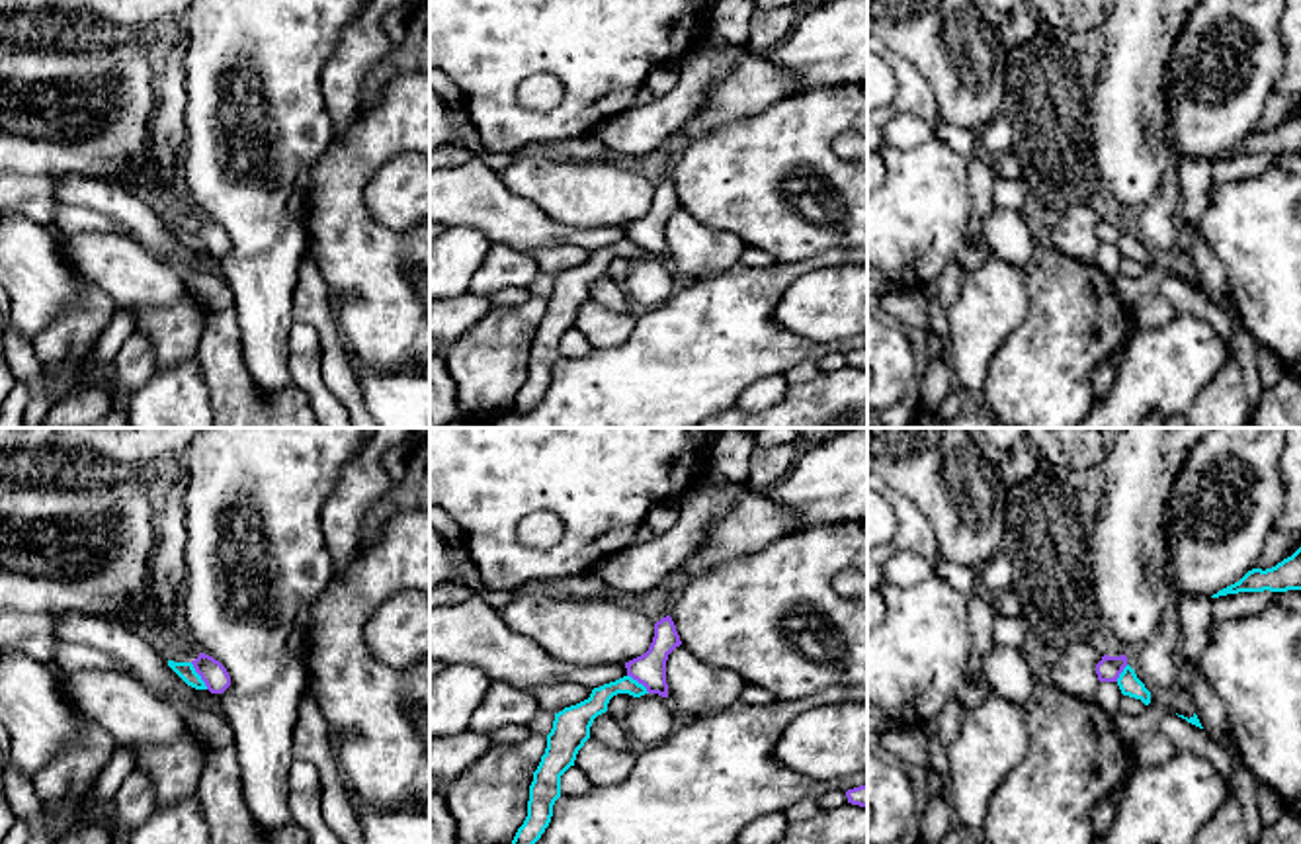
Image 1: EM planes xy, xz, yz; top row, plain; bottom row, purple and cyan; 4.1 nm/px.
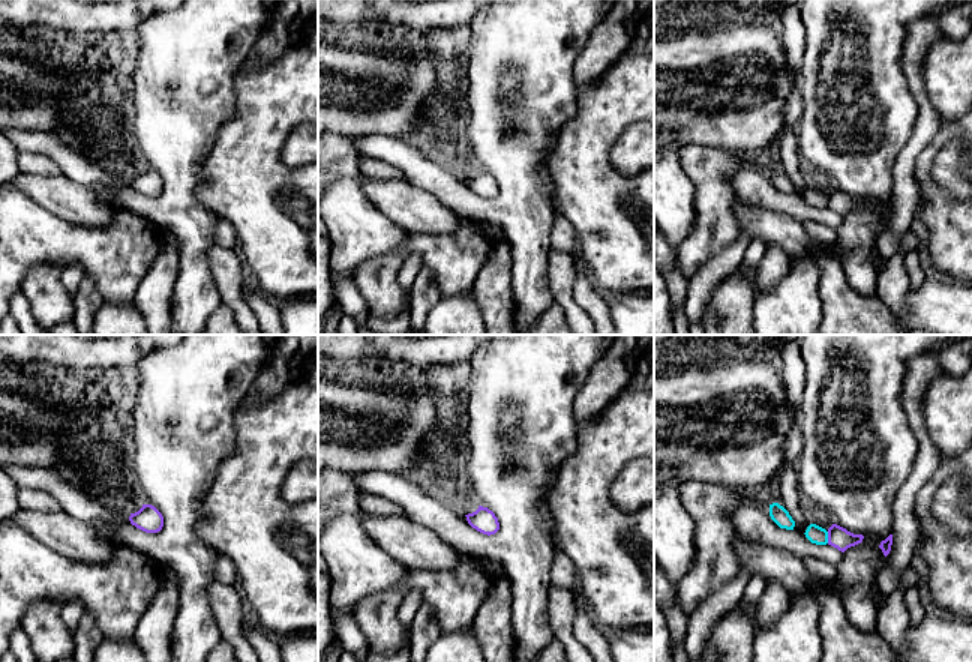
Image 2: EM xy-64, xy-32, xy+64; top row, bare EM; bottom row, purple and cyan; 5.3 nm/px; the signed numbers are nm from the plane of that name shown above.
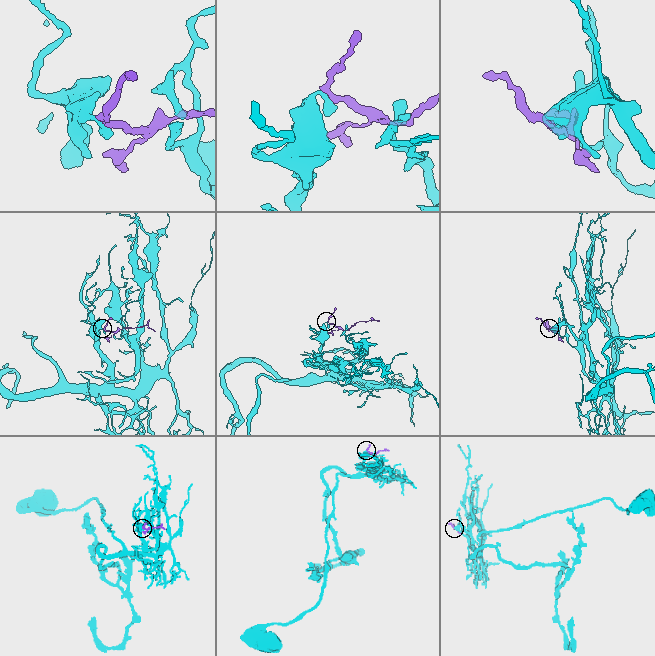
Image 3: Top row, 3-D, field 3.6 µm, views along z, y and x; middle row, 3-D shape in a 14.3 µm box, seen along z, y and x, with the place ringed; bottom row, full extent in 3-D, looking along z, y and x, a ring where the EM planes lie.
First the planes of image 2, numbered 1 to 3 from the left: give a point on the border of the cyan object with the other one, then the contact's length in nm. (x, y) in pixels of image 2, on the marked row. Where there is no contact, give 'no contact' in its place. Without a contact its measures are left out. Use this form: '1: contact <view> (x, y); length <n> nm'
1: no contact
2: no contact
3: contact xy+64 (828, 538); length 60 nm

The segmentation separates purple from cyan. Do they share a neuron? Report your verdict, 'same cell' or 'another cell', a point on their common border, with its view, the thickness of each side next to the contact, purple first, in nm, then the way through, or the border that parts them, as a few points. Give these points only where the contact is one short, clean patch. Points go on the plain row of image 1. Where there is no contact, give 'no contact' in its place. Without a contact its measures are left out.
another cell; meets purple in xy at (200, 237); 110 nm thick on the purple side, 70 nm on the other

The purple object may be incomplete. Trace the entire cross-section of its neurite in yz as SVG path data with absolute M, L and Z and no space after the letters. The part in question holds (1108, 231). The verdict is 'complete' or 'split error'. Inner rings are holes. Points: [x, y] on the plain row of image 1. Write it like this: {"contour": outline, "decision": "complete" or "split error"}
{"contour": "M1104 217L1102 223L1096 227L1096 236L1100 244L1117 244L1119 236L1127 229L1127 219L1108 219Z", "decision": "complete"}

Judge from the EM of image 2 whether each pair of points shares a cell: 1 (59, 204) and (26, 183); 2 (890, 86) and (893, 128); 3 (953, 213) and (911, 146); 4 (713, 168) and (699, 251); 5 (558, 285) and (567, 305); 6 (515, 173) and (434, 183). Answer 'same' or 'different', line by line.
1: same
2: same
3: different
4: same
5: same
6: same

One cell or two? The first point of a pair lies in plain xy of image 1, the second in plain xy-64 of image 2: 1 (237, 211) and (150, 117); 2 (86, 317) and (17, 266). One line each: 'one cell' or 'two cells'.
1: one cell
2: two cells

